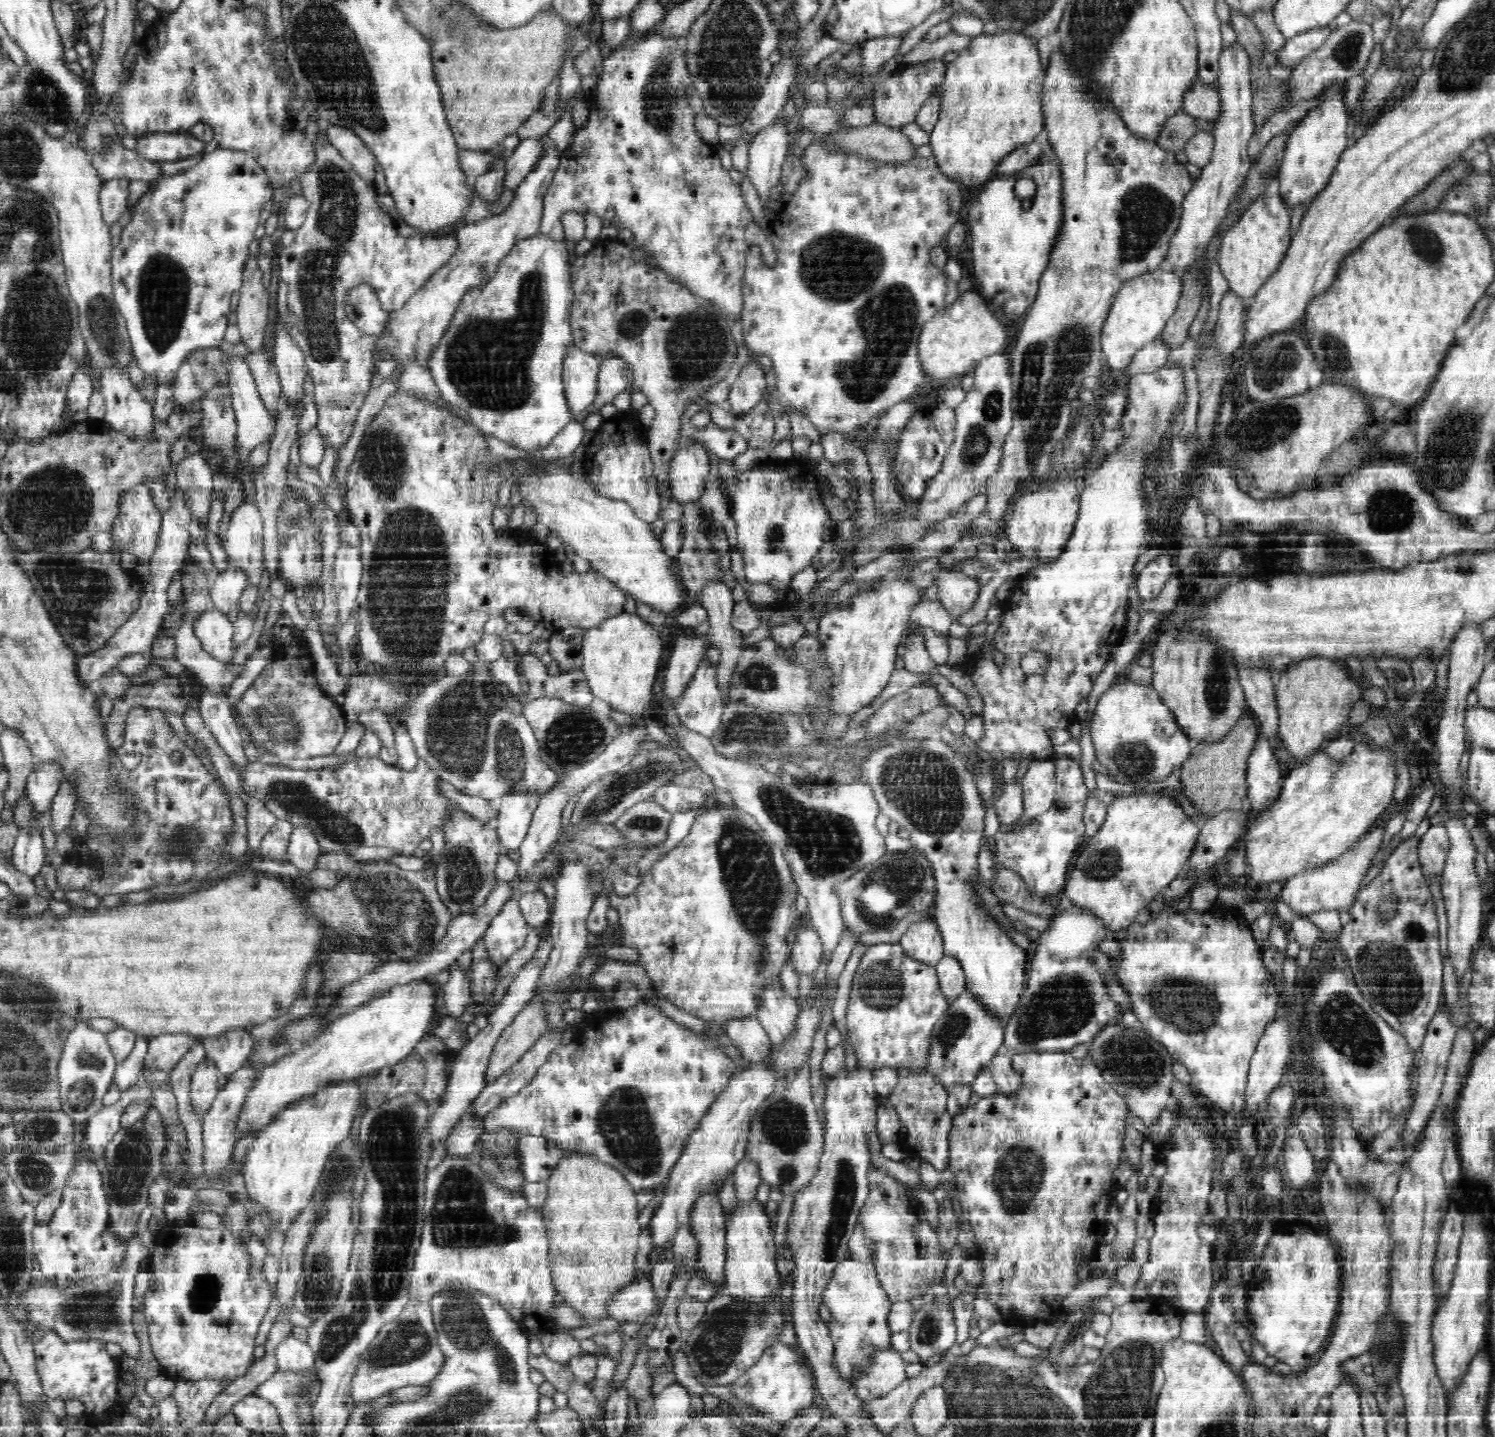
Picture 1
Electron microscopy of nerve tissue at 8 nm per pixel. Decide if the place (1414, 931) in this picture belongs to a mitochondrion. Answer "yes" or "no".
yes

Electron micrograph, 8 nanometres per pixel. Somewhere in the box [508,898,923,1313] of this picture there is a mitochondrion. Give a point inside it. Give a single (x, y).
(624, 1122)

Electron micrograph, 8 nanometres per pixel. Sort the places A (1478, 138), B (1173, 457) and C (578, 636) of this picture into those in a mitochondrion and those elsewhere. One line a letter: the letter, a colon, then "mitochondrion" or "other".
A: other
B: other
C: other

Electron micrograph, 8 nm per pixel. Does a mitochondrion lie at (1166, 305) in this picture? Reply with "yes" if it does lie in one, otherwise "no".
no

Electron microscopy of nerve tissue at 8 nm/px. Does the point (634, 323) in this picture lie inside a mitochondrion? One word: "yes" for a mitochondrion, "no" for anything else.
yes

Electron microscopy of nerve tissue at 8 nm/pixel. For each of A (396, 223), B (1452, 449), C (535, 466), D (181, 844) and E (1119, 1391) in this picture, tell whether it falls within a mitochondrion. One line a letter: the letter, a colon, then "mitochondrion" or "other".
A: other
B: mitochondrion
C: other
D: mitochondrion
E: mitochondrion

